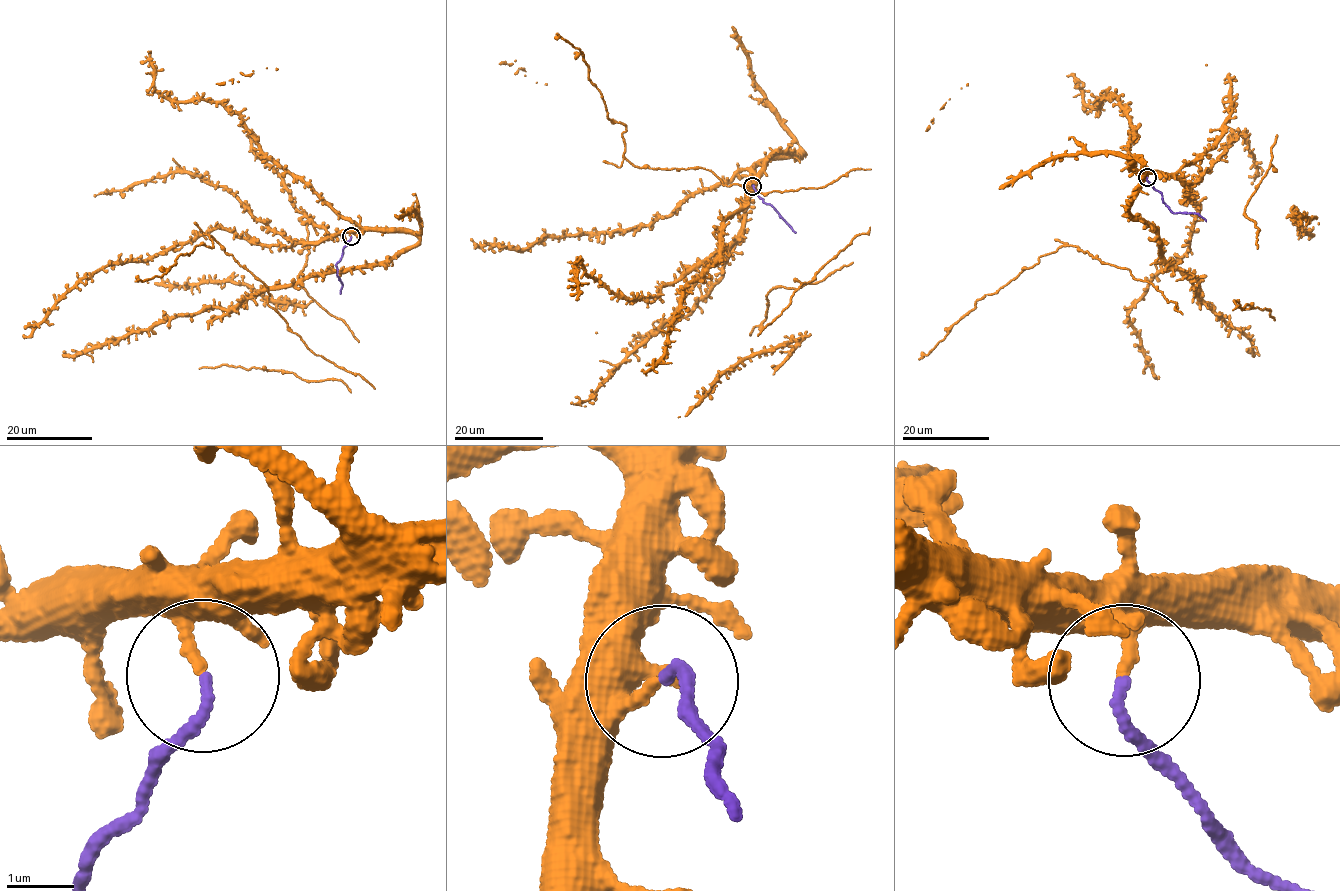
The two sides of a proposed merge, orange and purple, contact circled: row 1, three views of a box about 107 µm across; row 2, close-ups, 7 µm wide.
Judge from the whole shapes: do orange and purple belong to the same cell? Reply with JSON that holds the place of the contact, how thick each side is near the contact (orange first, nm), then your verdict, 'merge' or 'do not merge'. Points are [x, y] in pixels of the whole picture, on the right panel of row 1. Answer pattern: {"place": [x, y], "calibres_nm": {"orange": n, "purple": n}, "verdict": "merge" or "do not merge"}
{"place": [1147, 177], "calibres_nm": {"orange": 190, "purple": 140}, "verdict": "do not merge"}

